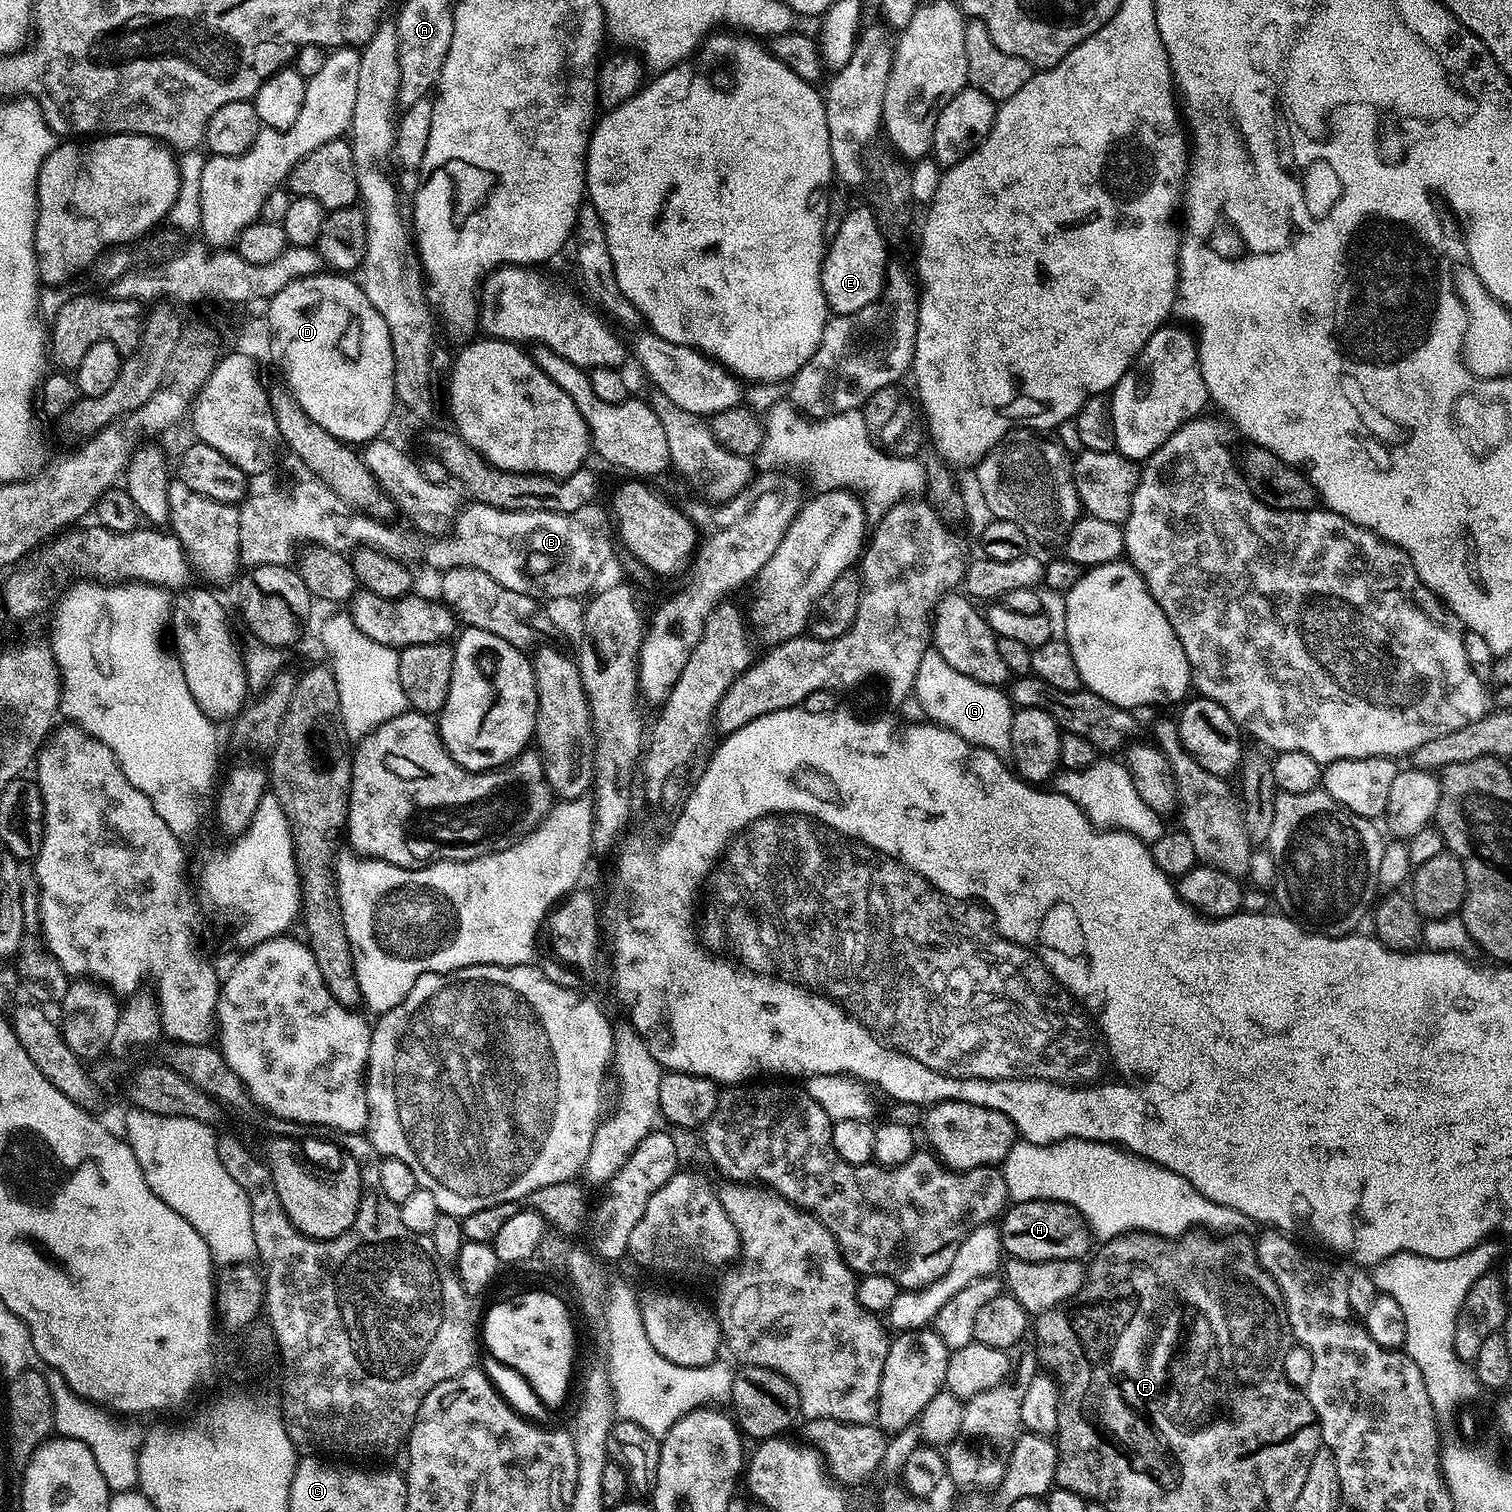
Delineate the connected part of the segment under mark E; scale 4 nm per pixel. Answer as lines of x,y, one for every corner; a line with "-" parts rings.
849,207
845,221
839,227
838,238
827,245
820,281
829,309
837,316
849,316
880,299
890,267
890,249
871,207

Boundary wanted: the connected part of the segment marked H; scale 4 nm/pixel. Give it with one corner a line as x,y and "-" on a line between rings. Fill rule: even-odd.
1057,1200
1013,1203
1003,1213
998,1227
1001,1249
1014,1260
1025,1260
1026,1262
1083,1261
1094,1248
1094,1237
1088,1223
1084,1221
1084,1215
1074,1206

